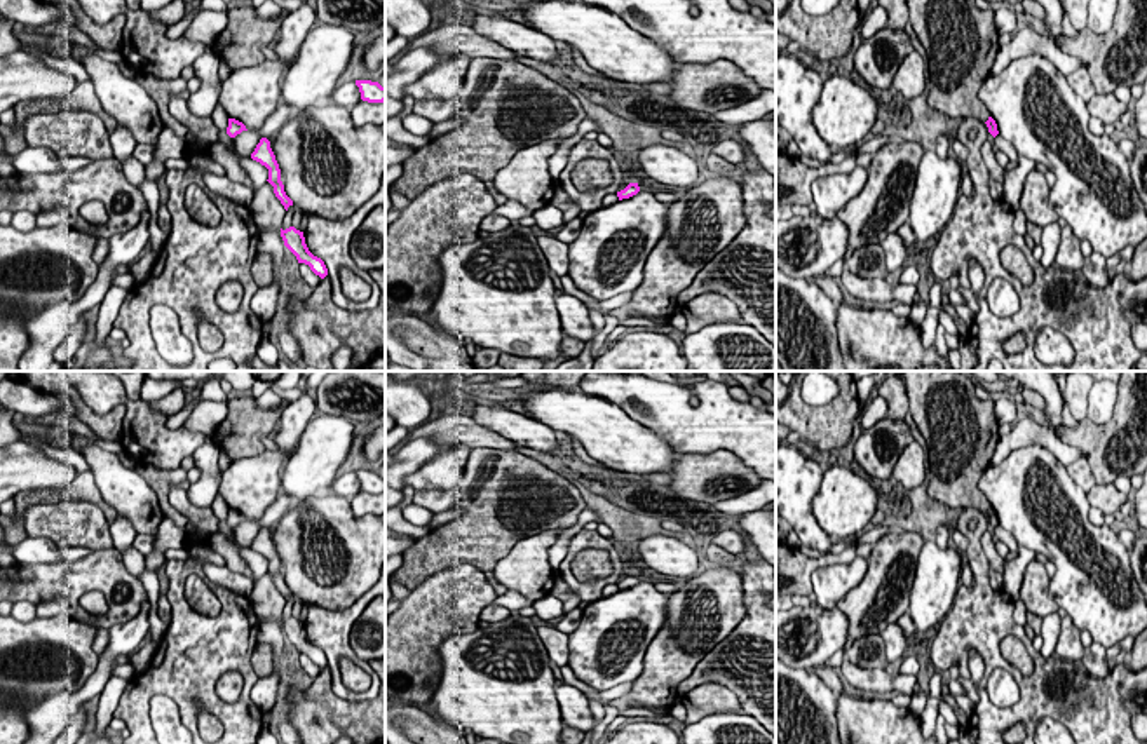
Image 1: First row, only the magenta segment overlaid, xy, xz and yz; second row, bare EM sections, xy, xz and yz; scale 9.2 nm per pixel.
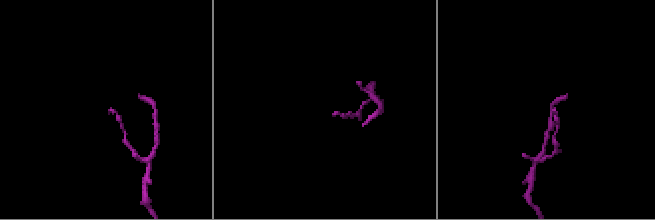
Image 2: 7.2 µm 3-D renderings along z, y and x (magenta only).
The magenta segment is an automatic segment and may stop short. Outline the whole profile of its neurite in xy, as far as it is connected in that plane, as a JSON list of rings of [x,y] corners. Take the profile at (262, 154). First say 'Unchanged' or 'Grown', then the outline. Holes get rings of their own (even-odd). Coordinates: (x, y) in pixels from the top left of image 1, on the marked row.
Unchanged. [[[261,138],[256,145],[255,152],[251,153],[251,159],[260,162],[268,169],[268,183],[274,186],[275,197],[281,200],[284,209],[288,211],[289,206],[293,206],[293,200],[286,195],[284,185],[281,181],[281,169],[275,160],[275,155],[270,148],[270,141],[267,138]]]

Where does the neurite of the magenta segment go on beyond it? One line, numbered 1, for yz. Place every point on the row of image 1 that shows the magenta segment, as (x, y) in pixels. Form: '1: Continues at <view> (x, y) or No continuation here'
1: No continuation here

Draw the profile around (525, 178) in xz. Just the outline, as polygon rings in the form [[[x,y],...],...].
[[[563,138],[547,139],[518,152],[506,167],[497,171],[495,190],[532,213],[549,206],[556,185],[549,174],[547,159],[563,141]]]

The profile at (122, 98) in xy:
[[[94,52],[82,56],[78,63],[87,71],[103,110],[117,125],[127,127],[136,143],[153,146],[153,160],[145,171],[162,176],[167,159],[183,157],[185,141],[162,124],[155,101],[136,80],[124,77],[119,64]]]

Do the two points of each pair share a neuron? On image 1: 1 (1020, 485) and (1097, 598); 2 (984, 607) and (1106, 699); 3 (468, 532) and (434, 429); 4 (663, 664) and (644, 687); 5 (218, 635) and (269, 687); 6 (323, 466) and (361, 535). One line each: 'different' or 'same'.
1: same
2: same
3: different
4: same
5: different
6: different

